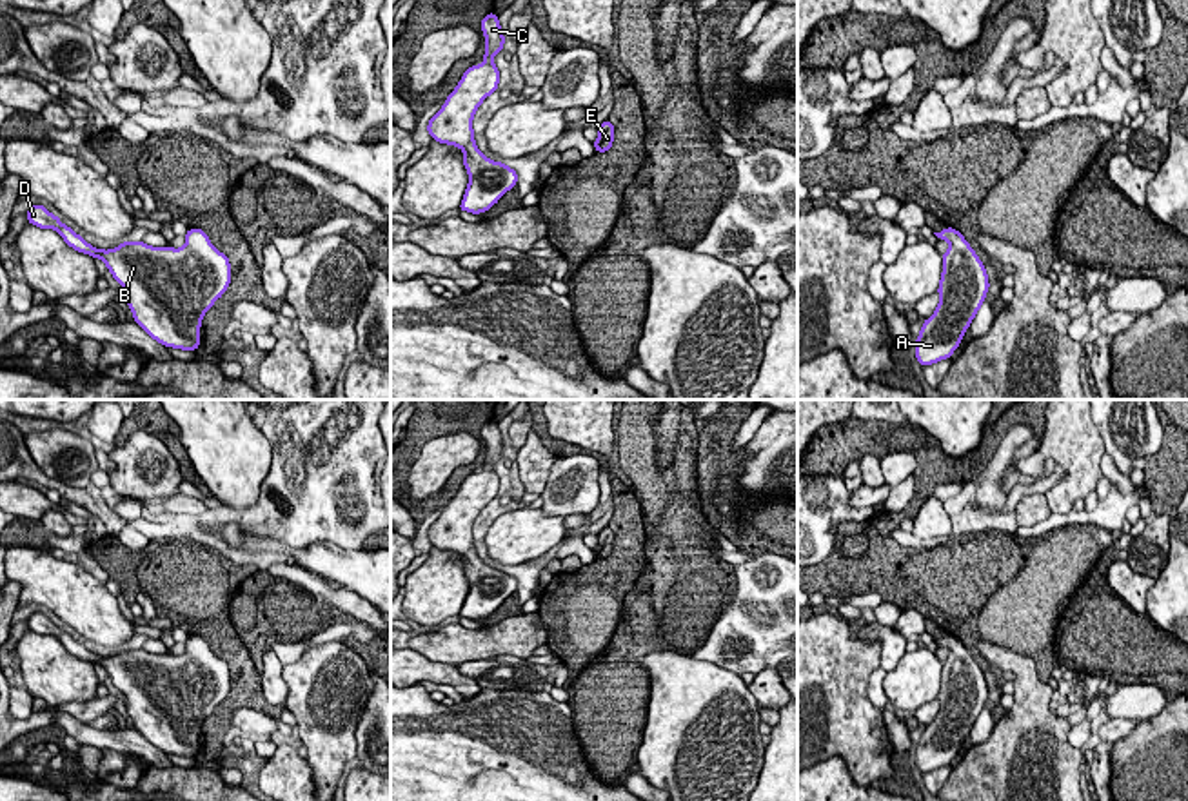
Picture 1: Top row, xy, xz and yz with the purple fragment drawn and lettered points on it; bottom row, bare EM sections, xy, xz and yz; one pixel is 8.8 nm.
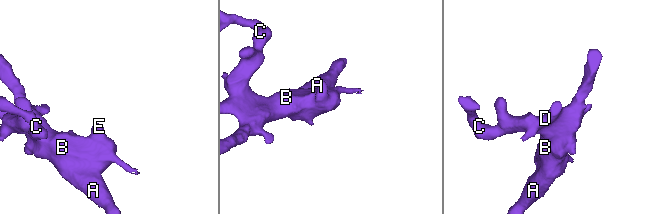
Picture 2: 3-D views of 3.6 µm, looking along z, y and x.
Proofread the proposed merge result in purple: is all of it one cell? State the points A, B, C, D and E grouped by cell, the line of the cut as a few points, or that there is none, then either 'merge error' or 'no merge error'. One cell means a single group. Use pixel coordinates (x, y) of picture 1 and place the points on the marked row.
A B C D E | no cut | no merge error

